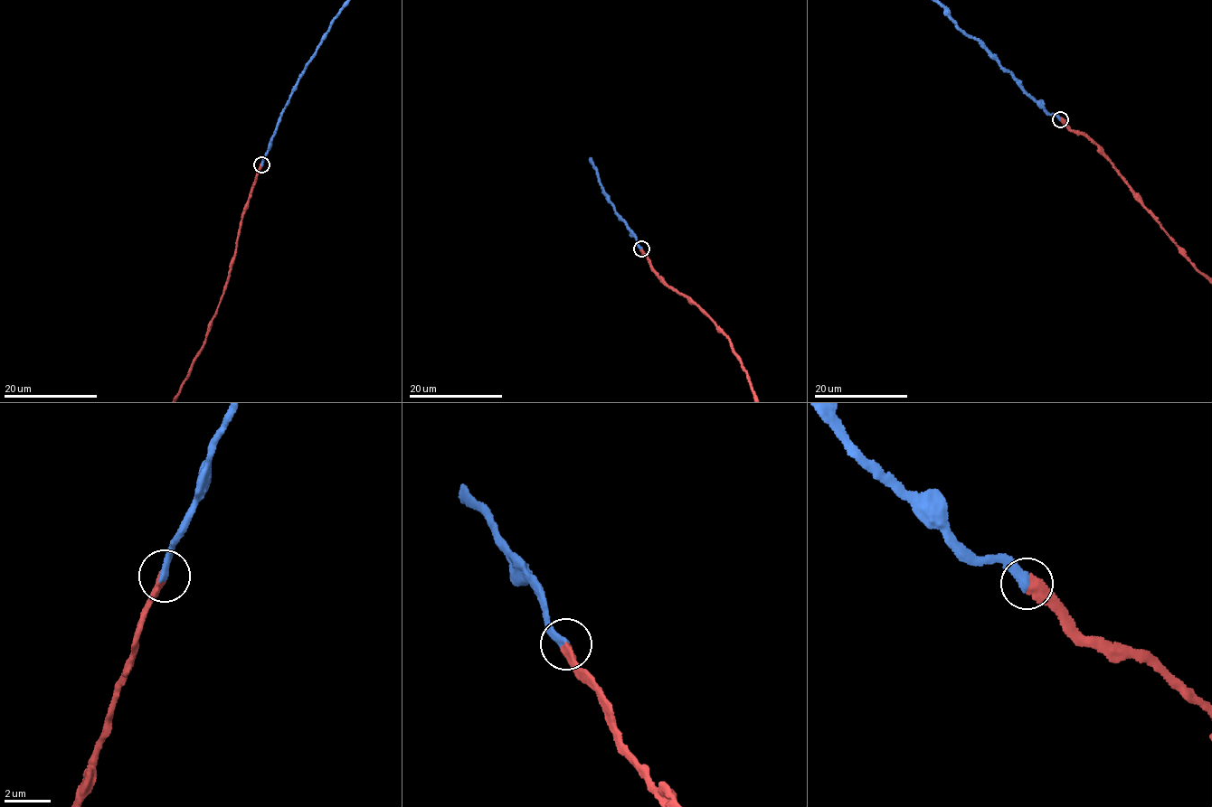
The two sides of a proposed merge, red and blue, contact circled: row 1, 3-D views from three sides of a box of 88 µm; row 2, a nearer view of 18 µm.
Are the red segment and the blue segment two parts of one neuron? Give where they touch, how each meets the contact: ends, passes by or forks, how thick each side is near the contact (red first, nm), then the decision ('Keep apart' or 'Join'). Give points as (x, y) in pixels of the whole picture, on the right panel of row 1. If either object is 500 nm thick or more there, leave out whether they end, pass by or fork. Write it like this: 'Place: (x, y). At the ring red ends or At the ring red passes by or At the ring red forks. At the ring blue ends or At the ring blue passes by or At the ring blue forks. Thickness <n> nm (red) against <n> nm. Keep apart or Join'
Place: (1060, 119). At the ring red ends. At the ring blue ends. Thickness 460 nm (red) against 400 nm. Join

